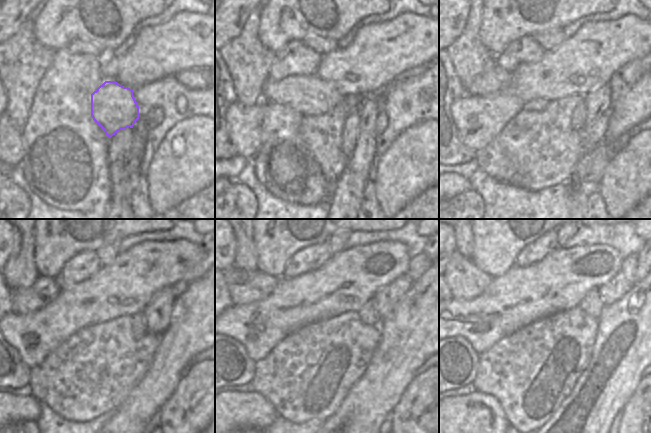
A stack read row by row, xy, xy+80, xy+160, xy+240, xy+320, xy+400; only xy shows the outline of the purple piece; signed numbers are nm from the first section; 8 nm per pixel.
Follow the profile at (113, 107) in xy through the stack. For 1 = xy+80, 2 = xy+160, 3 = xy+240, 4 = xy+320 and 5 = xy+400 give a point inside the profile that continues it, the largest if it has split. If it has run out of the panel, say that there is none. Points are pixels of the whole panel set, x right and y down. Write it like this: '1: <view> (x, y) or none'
1: xy+80 (307, 94)
2: xy+160 (493, 79)
3: xy+240 (25, 301)
4: xy+320 (245, 287)
5: xy+400 (466, 281)

